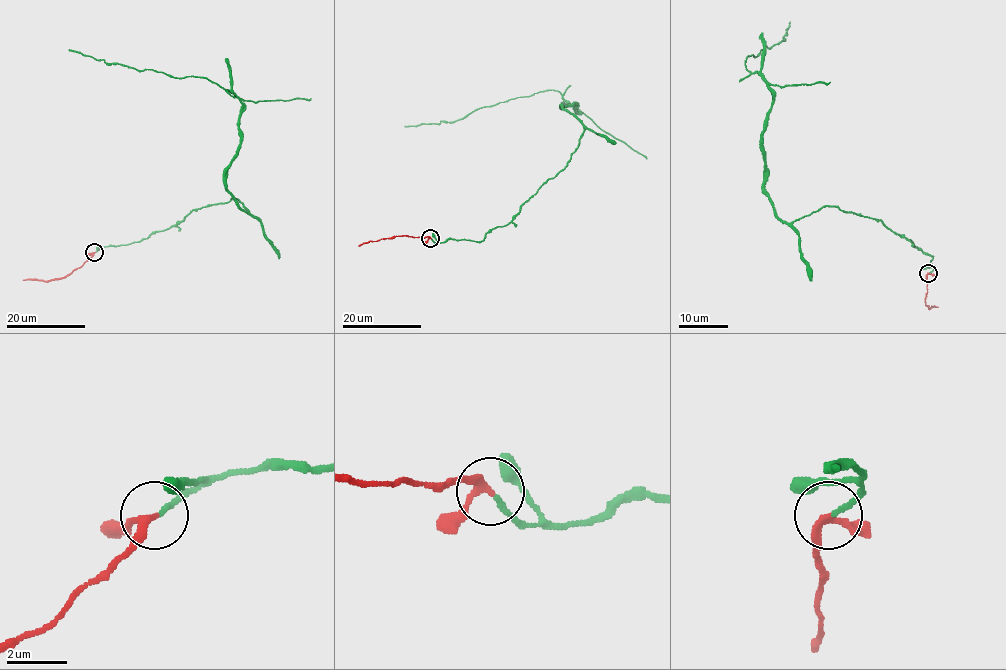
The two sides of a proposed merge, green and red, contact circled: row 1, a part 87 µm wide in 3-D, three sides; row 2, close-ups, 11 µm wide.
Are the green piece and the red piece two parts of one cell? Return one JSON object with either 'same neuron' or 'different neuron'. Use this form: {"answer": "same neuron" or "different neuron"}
{"answer": "same neuron"}

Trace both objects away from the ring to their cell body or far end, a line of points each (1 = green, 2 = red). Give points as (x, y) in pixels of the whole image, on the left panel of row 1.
1: (95, 252), (231, 199), (247, 212), (225, 182), (242, 103), (205, 78), (68, 49)
2: (94, 252), (79, 267), (60, 278), (23, 280)

